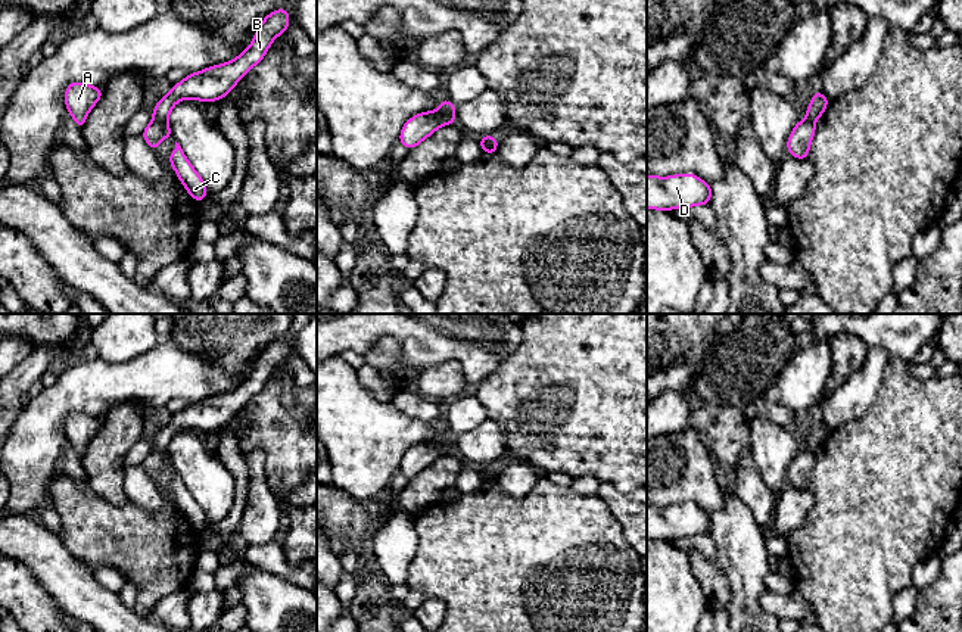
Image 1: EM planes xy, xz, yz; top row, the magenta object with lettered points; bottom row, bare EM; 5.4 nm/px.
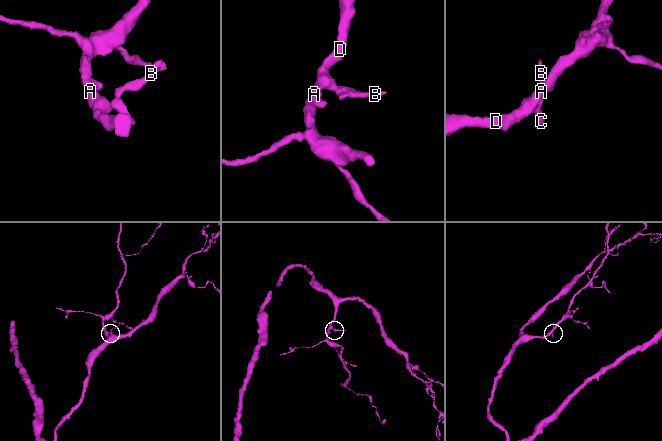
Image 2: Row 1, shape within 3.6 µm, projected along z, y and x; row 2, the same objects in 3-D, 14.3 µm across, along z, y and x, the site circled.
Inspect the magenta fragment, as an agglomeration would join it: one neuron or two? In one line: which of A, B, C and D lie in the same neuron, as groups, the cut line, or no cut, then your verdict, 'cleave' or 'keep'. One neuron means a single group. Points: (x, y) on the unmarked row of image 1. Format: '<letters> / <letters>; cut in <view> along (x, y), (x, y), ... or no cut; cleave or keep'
A C D / B; cut in xy along (153, 448), (165, 451); cleave

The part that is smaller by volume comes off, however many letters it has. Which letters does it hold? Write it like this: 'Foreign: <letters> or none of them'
Foreign: B

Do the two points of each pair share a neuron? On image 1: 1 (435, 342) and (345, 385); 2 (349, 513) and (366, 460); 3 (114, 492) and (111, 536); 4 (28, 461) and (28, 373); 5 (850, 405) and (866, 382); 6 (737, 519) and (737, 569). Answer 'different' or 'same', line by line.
1: different
2: different
3: different
4: different
5: same
6: same

